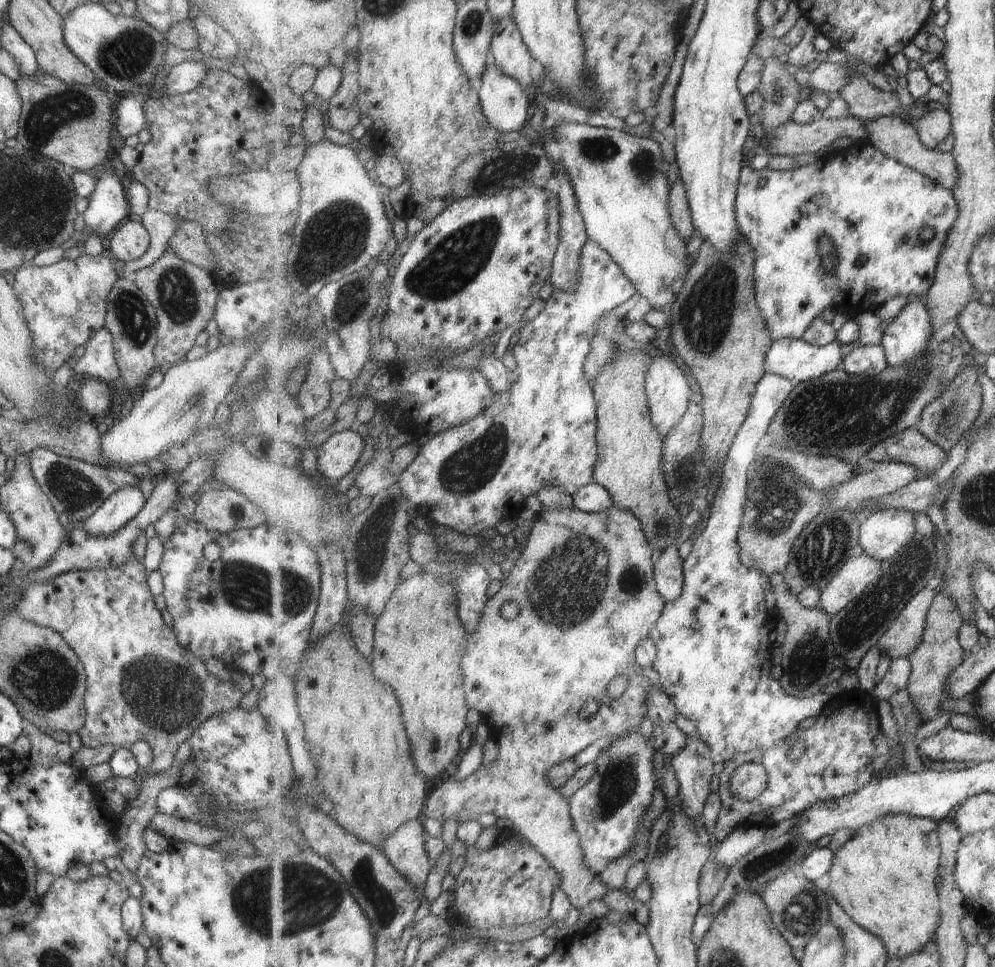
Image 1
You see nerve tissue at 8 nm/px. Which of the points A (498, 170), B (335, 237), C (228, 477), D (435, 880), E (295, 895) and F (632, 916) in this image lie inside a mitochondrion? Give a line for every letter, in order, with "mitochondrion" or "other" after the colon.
A: mitochondrion
B: mitochondrion
C: other
D: other
E: mitochondrion
F: other

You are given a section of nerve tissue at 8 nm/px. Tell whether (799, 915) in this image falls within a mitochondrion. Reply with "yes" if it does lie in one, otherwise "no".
yes

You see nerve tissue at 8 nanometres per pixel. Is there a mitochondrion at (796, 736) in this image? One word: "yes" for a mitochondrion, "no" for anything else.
no

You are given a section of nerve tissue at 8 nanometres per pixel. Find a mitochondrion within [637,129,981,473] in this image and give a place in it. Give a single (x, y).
(859, 411)

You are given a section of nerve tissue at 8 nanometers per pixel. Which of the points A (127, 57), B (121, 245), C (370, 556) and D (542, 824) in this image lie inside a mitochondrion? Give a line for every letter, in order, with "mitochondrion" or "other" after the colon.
A: mitochondrion
B: other
C: mitochondrion
D: other

